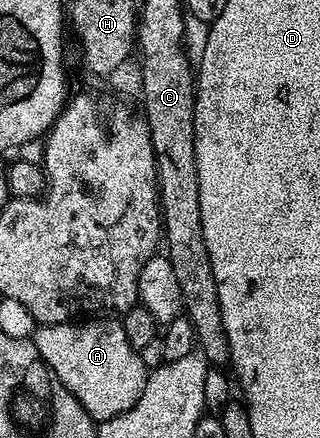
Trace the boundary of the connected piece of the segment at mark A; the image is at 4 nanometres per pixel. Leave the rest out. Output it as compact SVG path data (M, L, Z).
M92 317L87 321L45 323L35 328L37 331L34 334L34 342L44 364L54 373L54 377L58 377L58 381L62 381L62 385L66 385L66 389L70 389L70 393L74 393L82 409L86 409L86 413L90 413L90 417L97 421L113 419L129 411L138 401L138 397L142 397L149 372L140 352L127 340L123 322L116 317L100 318L104 317Z

